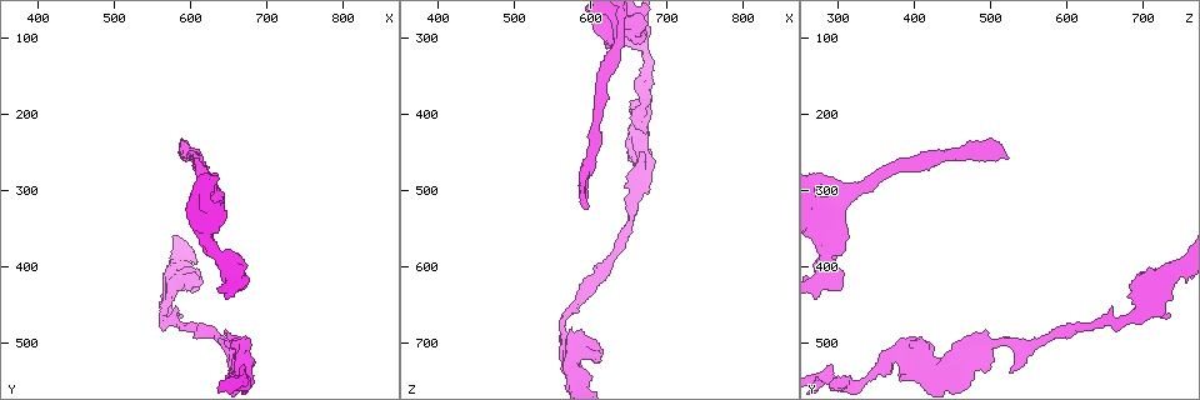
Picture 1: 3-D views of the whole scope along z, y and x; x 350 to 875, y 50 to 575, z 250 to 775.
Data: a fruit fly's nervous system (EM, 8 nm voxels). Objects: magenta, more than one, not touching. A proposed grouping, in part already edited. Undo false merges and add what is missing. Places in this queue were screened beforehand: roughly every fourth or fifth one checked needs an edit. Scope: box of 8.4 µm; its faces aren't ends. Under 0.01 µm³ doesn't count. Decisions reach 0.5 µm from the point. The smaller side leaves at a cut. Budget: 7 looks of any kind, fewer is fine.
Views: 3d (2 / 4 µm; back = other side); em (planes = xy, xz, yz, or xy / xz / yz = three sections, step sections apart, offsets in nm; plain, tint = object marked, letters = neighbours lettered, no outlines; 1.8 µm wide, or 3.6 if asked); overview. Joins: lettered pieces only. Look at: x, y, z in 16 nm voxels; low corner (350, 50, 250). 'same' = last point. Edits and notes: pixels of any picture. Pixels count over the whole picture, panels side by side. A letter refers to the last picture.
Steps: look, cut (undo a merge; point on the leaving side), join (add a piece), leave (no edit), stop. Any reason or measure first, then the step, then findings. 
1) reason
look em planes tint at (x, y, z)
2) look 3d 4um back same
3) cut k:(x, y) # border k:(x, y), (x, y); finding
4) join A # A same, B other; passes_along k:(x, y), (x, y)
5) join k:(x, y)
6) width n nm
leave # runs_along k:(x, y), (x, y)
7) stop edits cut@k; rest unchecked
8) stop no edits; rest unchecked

tapers out
look em yz step 16 letters at (645, 490, 475)

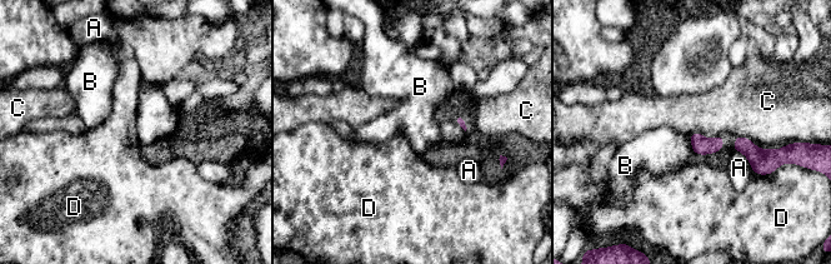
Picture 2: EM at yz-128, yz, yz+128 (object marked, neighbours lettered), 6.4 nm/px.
another direction
look em planes letters same

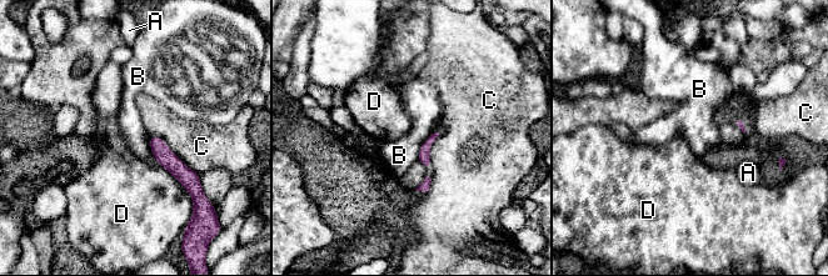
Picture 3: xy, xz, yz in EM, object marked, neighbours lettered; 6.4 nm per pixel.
leave # A other, B other, C other, D other; runs_along 3:(151, 139), (188, 179), (188, 185); none of them fits

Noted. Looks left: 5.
free end
look 3d 2um at (620, 360, 310)

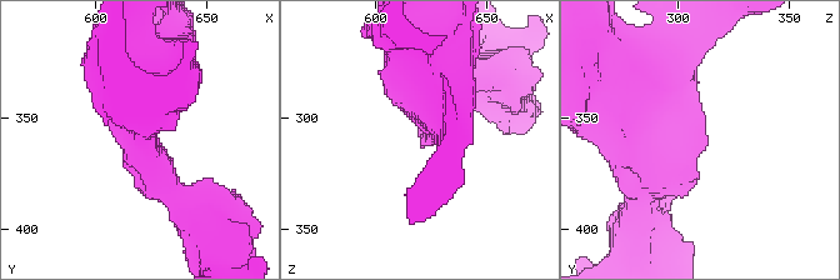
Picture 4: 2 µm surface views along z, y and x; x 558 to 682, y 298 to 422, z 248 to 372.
arm_widths 240, 340 nm
look em planes letters at (621, 360, 312)

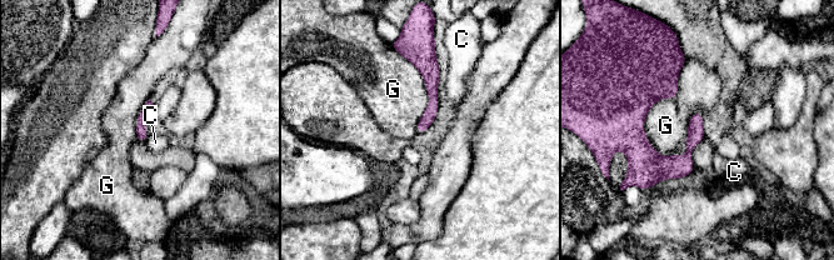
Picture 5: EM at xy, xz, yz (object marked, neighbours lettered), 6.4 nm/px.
leave # C other, G other; runs_along 5:(682, 59), (642, 99), (625, 124); no lettered piece goes on from it

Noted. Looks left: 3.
end of a long branch
look em planes letters at (595, 255, 525)

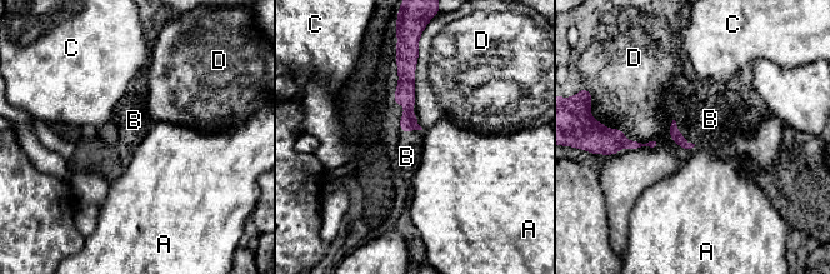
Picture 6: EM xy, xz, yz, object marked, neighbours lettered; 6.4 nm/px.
join B # A other, B same, C other, D other; passes_along 6:(676, 136), (681, 134), (710, 119); it goes on there

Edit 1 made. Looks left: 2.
stop edits join@6; rest unchecked

